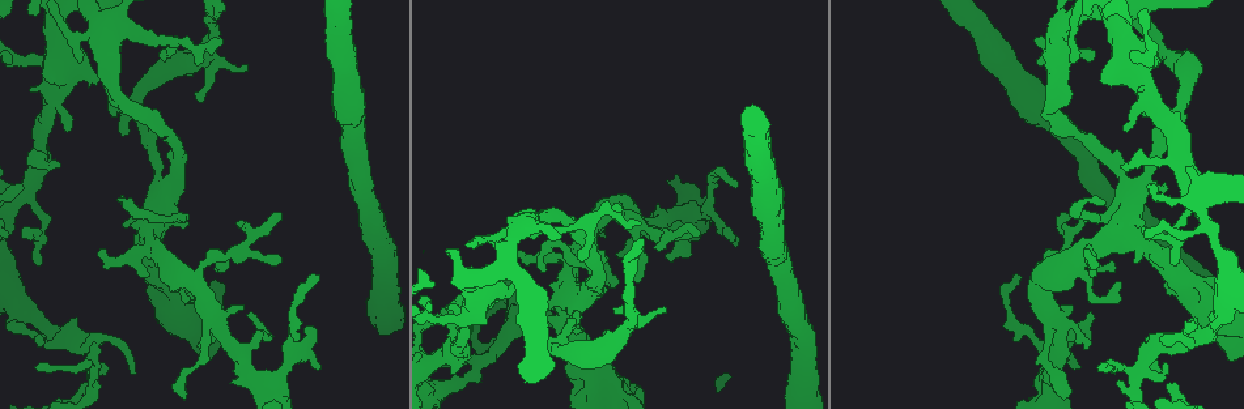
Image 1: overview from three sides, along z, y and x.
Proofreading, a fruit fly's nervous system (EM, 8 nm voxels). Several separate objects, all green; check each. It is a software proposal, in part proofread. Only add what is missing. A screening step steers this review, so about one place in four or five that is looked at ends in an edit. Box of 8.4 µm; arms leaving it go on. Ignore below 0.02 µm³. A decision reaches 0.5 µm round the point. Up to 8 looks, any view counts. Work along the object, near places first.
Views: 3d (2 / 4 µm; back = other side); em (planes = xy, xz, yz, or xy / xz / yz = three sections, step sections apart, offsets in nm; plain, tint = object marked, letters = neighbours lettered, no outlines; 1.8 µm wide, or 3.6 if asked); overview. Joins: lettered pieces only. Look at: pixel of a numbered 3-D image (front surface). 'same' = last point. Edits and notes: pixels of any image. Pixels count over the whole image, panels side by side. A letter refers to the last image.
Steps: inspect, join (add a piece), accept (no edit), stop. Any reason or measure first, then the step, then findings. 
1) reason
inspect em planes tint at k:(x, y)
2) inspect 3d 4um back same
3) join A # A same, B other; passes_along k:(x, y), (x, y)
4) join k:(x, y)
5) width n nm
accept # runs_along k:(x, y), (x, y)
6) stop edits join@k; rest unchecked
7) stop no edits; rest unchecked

looks like a crossing
inspect 3d 4um at 1:(162, 205)

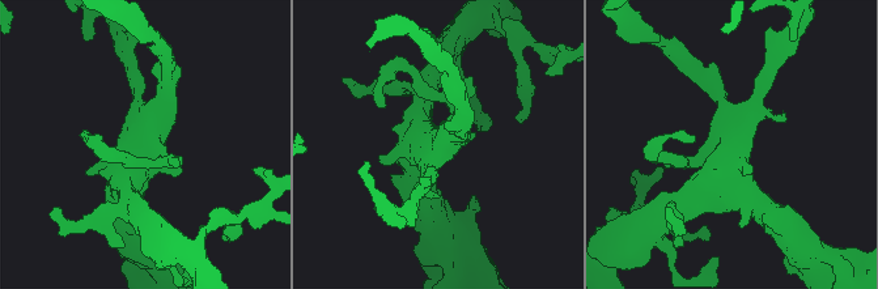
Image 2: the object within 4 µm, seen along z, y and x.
now the EM
inspect em 3.6um planes letters at 2:(440, 144)

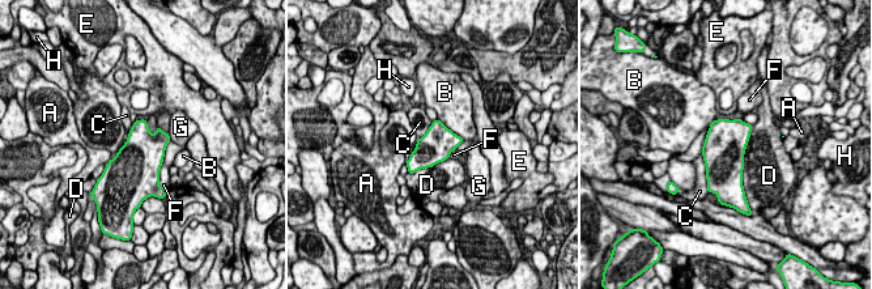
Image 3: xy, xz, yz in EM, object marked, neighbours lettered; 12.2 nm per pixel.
accept # A other, B other, C other, D other, E other, F other, G other, H other; border 3:(701, 153), (705, 161), (707, 185); no lettered piece goes on from it

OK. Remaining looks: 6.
sudden change in width
inspect em planes letters at 1:(103, 32)

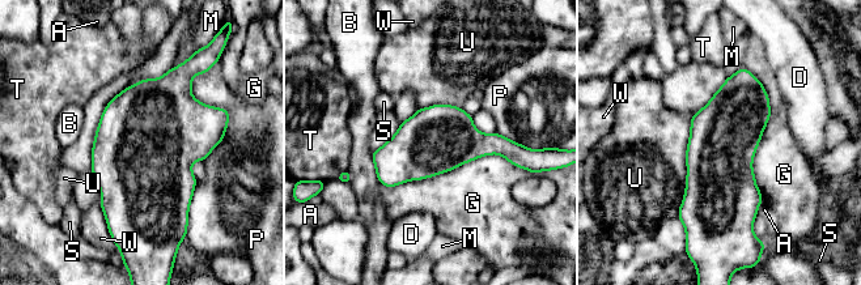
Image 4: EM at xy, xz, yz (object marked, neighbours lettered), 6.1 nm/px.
accept # A other, B other, D other, G other, M other, P other, S other, T other, U other, W other; border 4:(518, 166), (486, 154), (381, 184); none of them fits

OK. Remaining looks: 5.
inspect em planes letters at 1:(638, 221)

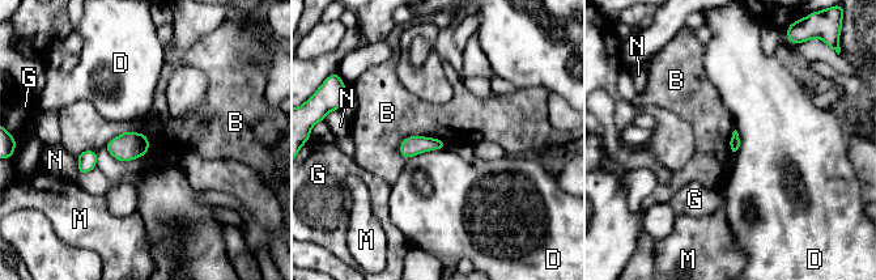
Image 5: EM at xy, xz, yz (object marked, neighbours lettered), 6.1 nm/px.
accept # B other, D other, G other, M other, N other; border 5:(447, 144), (408, 136), (399, 152); no lettered piece goes on from it

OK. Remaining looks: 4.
stop no edits; rest unchecked

